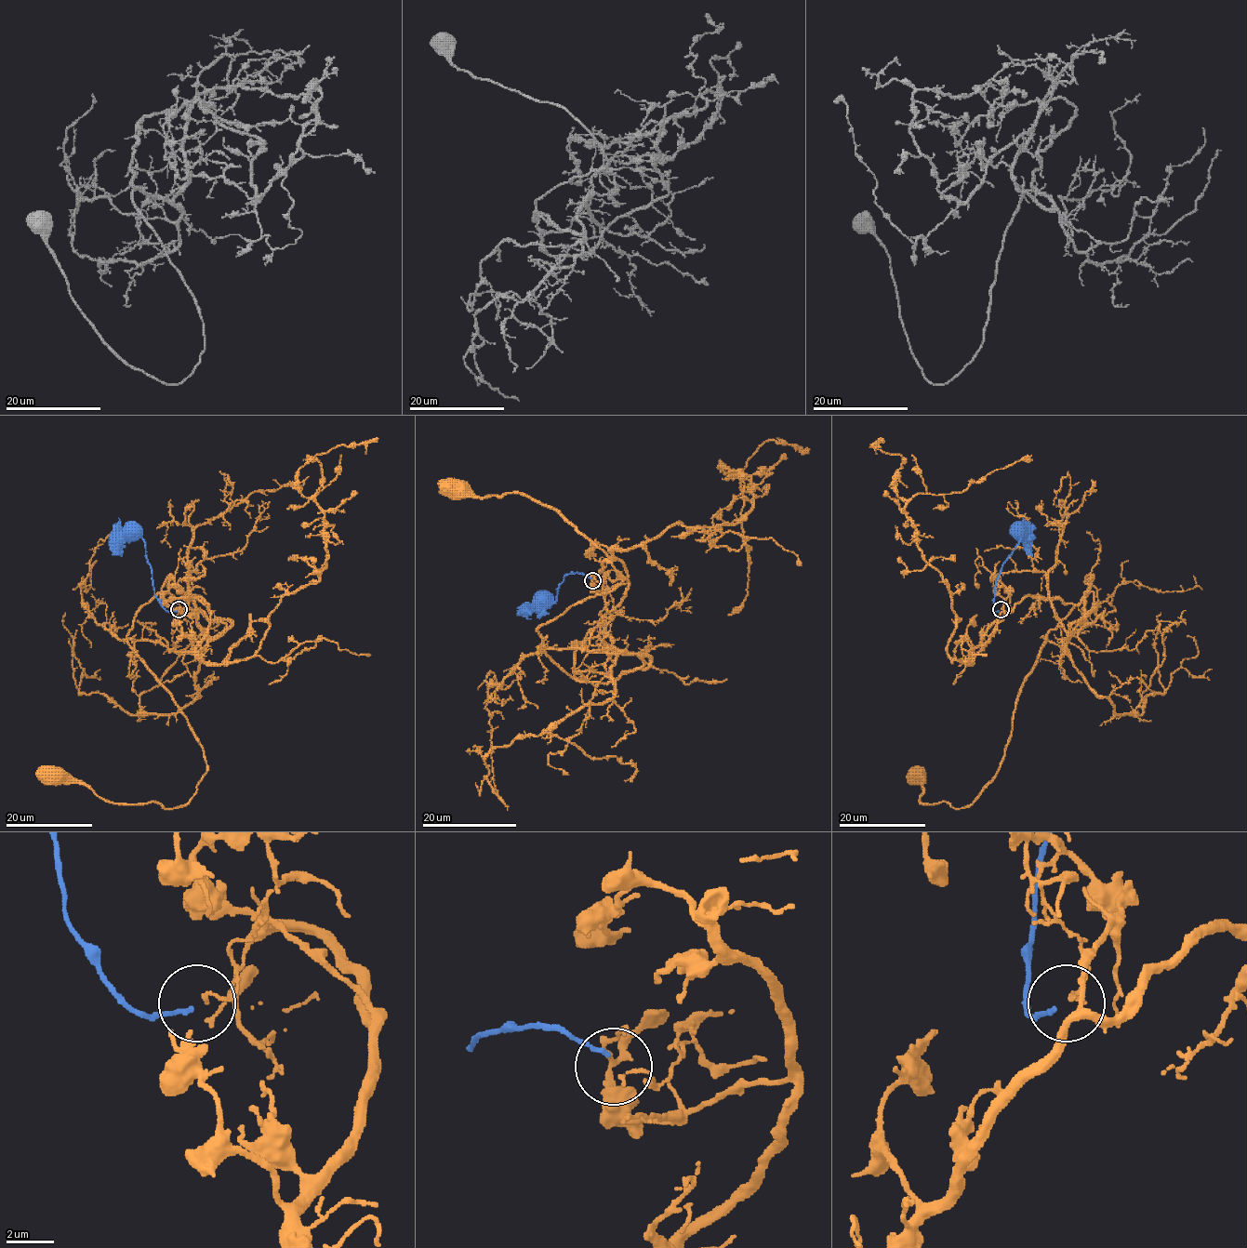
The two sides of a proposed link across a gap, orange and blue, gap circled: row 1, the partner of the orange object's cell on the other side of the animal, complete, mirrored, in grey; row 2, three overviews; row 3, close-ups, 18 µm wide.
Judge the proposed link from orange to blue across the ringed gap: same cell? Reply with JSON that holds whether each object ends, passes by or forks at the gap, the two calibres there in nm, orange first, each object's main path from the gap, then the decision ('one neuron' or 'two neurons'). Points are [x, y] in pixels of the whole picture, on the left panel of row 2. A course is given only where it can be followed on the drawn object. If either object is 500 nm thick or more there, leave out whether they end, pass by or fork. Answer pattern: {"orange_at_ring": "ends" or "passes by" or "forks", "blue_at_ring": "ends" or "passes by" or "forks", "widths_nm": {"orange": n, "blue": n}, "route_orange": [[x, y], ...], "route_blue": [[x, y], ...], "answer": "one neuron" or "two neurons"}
{"orange_at_ring": "ends", "blue_at_ring": "ends", "widths_nm": {"orange": 160, "blue": 190}, "route_orange": [[179, 609], [194, 571], [190, 601], [157, 592], [127, 643], [202, 749], [195, 794], [118, 803], [49, 776]], "route_blue": [[177, 610], [167, 611], [154, 594], [145, 544], [130, 530]], "answer": "two neurons"}

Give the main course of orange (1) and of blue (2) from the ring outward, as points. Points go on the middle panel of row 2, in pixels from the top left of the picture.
1: (593, 582), (606, 573), (610, 622), (588, 634), (570, 676), (537, 630), (623, 578), (552, 509), (453, 485)
2: (591, 578), (580, 574), (566, 574), (558, 587), (557, 599), (552, 604), (540, 601)

